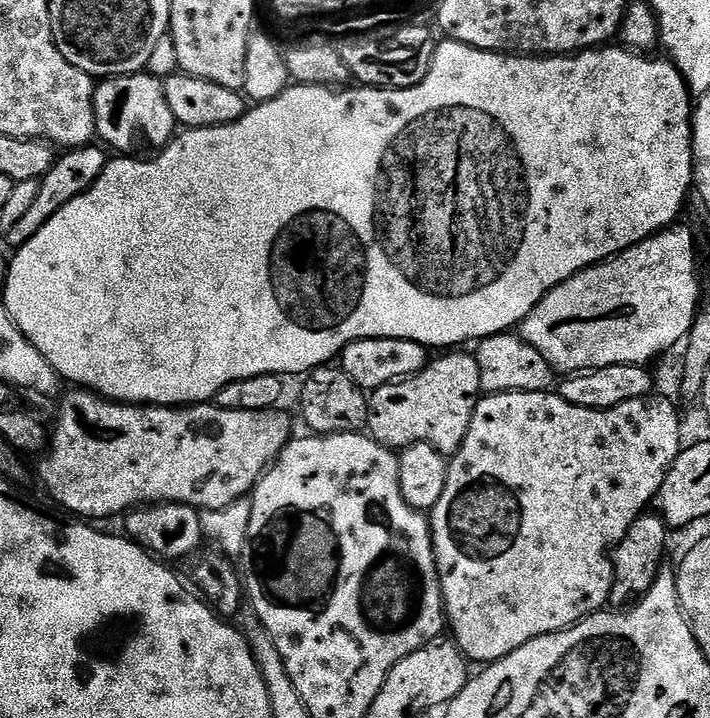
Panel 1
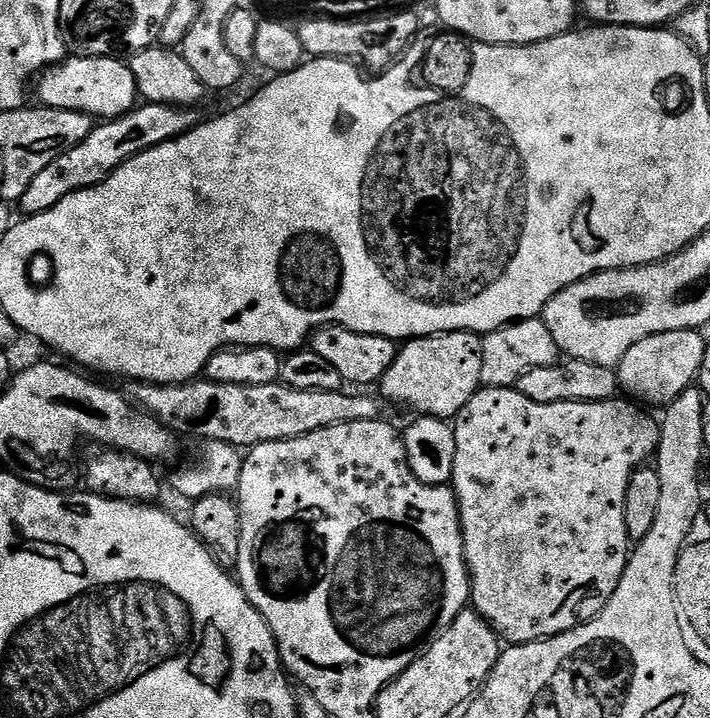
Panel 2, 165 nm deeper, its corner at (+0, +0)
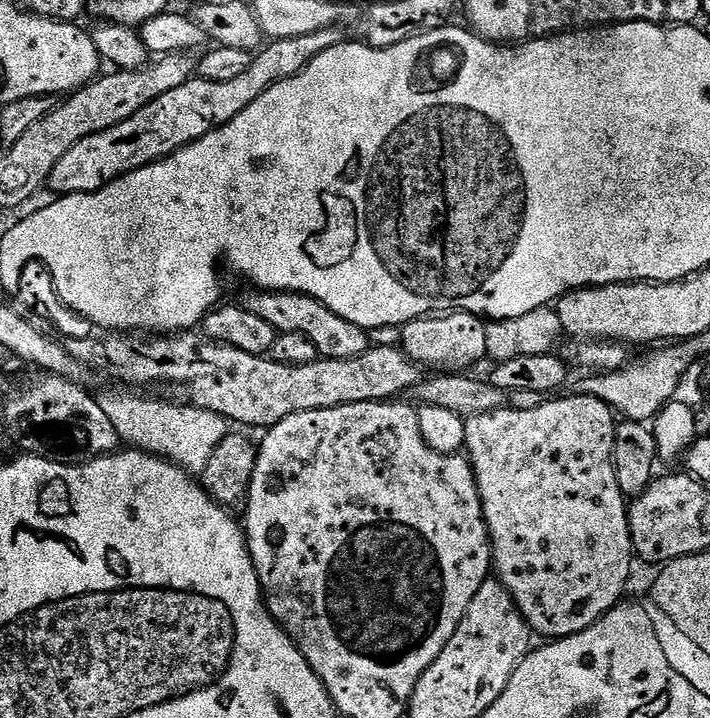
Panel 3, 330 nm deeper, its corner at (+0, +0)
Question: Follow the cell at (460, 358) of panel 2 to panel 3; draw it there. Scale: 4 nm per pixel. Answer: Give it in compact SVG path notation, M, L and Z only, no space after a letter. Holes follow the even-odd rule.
M445 312L435 316L423 316L412 320L399 329L404 339L402 351L415 364L428 370L439 370L444 374L456 374L468 370L471 364L487 357L485 321L469 312Z

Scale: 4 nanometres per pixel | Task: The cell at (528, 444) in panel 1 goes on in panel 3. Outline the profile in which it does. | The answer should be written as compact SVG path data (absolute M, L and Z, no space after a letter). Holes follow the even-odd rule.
M569 394L536 402L533 408L505 406L490 414L469 416L464 421L466 426L464 446L468 459L472 461L474 478L484 511L484 521L488 527L488 537L492 543L492 567L495 579L503 582L509 595L516 603L517 610L537 637L563 638L586 630L593 622L602 619L610 609L621 603L623 596L620 595L628 588L628 579L632 576L634 553L632 551L632 539L630 538L630 526L628 525L628 504L618 486L618 478L612 461L617 423L617 417L606 402L600 401L594 396L571 396Z

